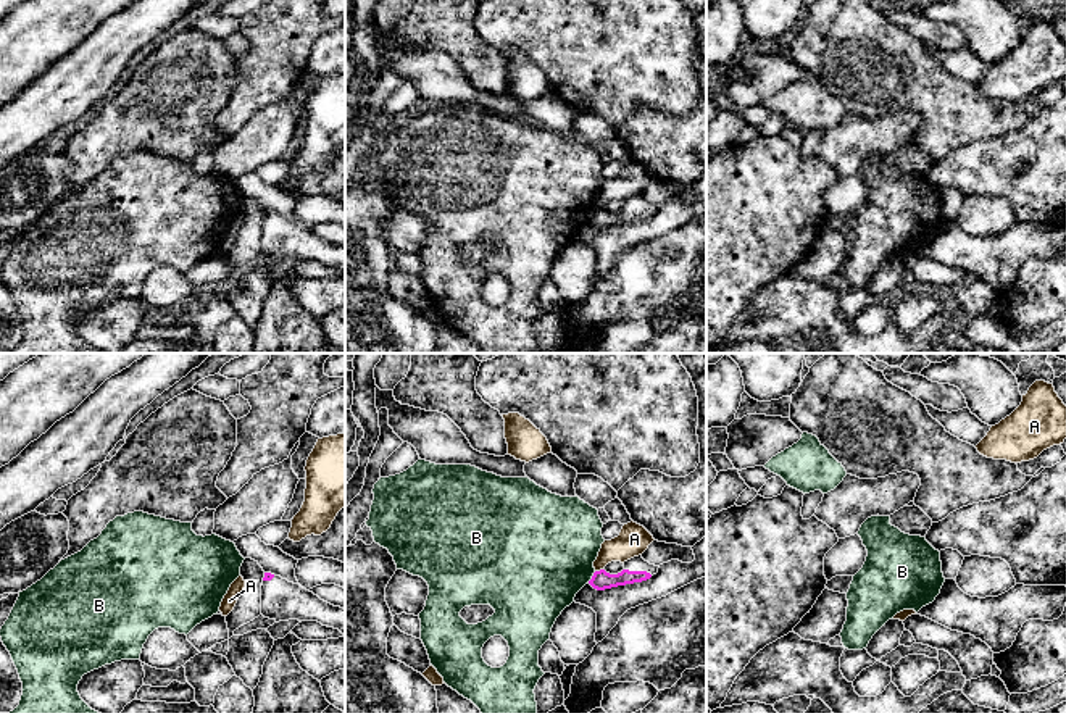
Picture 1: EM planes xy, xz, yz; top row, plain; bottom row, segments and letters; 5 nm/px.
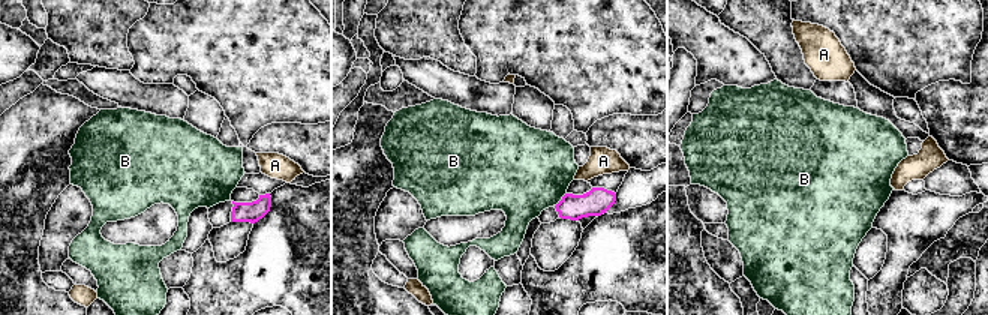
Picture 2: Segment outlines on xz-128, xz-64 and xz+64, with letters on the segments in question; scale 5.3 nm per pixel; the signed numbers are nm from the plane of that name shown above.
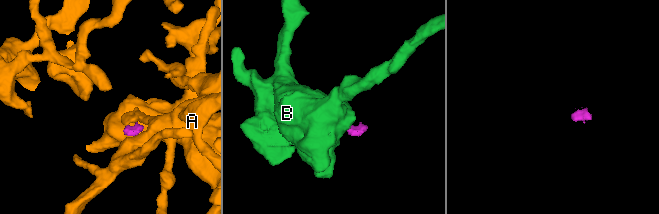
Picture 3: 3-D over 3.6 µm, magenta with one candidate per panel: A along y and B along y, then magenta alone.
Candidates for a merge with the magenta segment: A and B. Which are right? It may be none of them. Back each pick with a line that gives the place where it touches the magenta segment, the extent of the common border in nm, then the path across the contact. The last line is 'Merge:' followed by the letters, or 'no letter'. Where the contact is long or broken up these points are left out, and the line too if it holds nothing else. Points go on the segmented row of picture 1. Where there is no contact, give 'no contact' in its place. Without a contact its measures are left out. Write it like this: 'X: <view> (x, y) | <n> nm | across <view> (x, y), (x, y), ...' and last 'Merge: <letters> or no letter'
Merge: no letter

